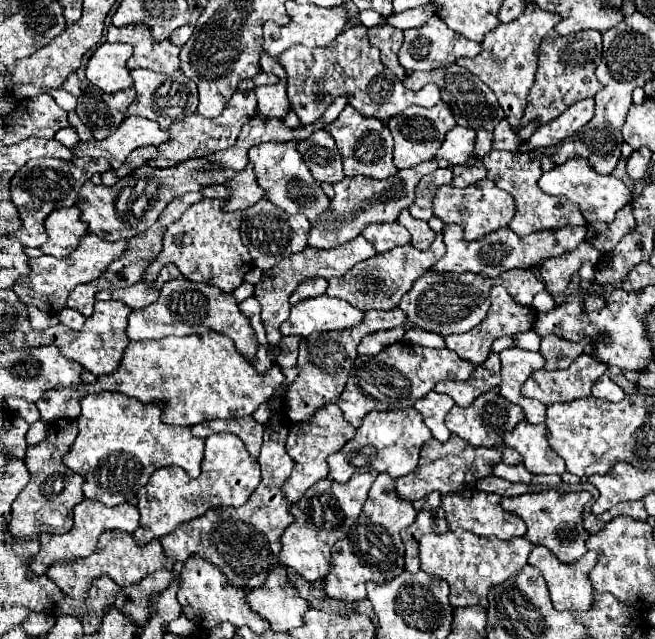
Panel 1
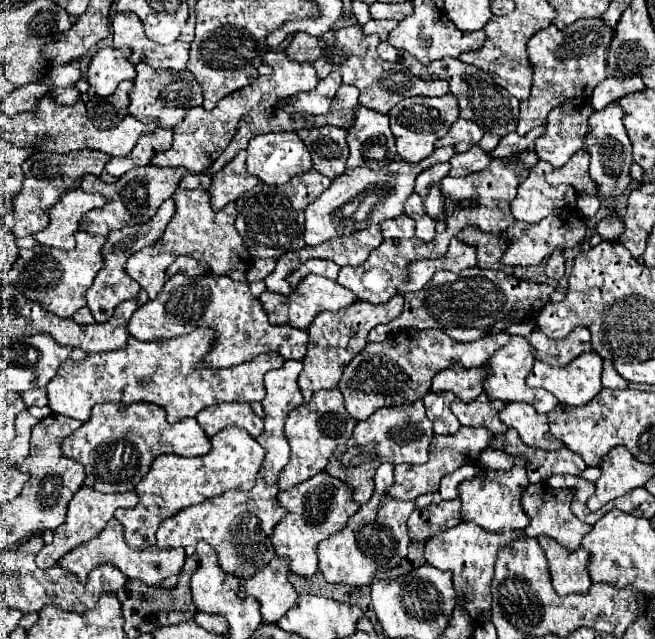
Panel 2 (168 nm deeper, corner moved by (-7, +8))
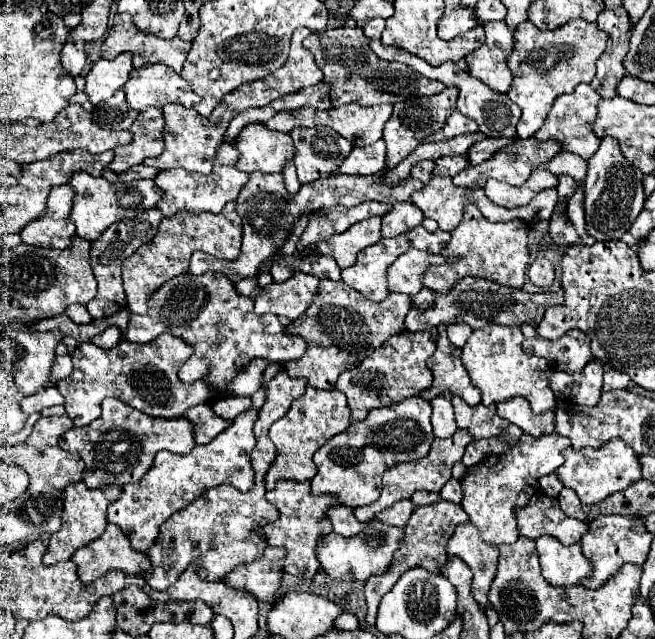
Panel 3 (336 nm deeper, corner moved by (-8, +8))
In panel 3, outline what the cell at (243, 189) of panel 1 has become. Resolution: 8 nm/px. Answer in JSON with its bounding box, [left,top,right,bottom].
[156,143,248,217]

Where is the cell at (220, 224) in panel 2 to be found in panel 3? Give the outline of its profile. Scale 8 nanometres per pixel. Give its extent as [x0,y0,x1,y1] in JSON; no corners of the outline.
[122,203,242,315]

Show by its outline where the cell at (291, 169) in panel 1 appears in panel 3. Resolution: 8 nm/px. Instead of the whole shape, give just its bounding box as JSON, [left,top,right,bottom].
[236,123,294,173]

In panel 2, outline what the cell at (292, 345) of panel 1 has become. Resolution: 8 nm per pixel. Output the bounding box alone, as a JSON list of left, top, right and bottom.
[127,273,307,369]

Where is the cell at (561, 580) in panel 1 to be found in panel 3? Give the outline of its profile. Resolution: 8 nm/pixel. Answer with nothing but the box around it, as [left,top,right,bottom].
[536,535,592,587]

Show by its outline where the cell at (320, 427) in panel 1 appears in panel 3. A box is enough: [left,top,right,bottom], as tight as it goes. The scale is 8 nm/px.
[266,387,352,491]

